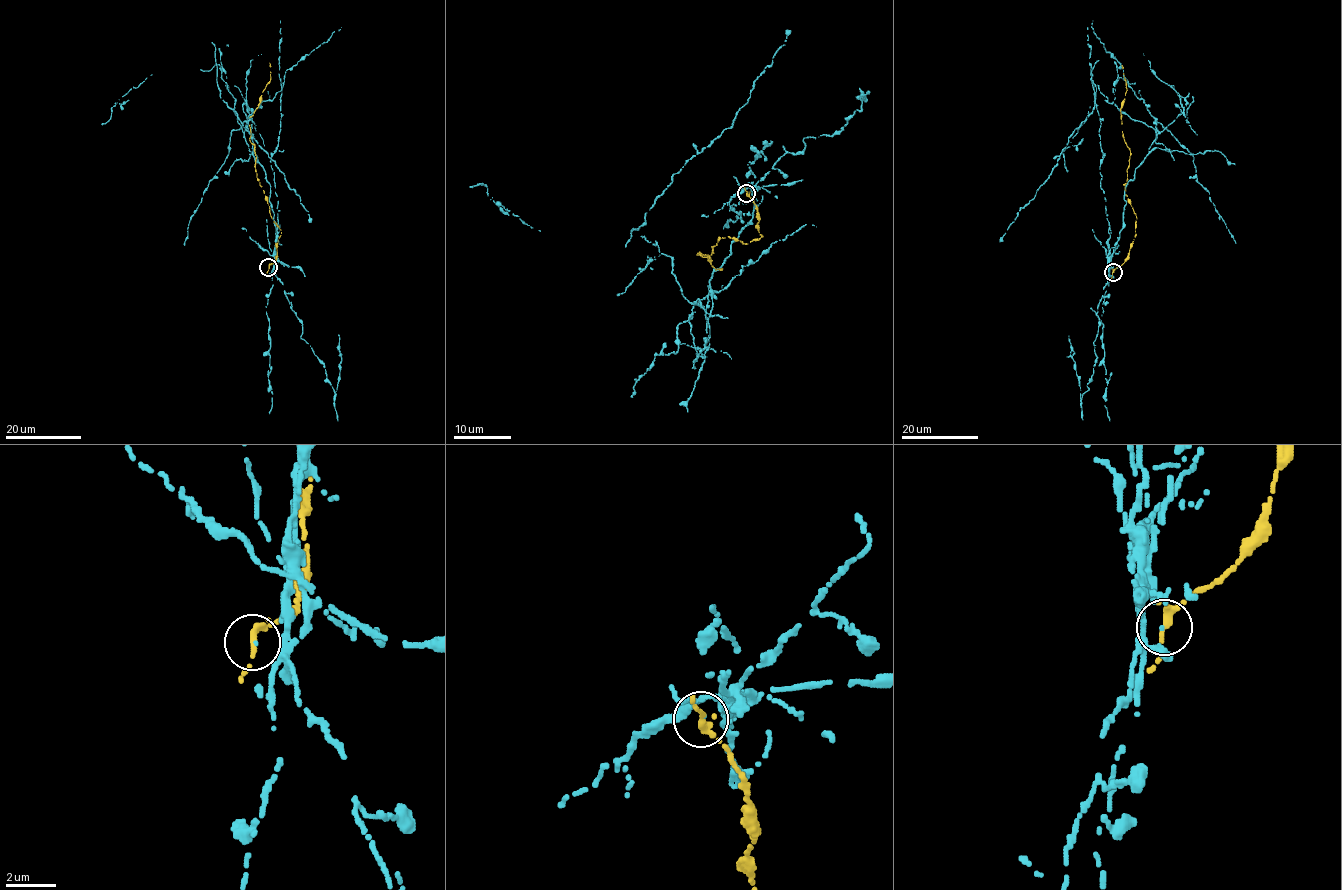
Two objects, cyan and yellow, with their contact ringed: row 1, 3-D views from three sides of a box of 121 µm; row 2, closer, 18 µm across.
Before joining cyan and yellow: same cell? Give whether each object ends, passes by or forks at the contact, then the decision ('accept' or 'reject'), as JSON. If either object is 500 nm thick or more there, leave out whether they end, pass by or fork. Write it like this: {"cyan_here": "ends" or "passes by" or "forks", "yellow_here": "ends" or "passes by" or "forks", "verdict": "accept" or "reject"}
{"cyan_here": "ends", "yellow_here": "ends", "verdict": "reject"}

